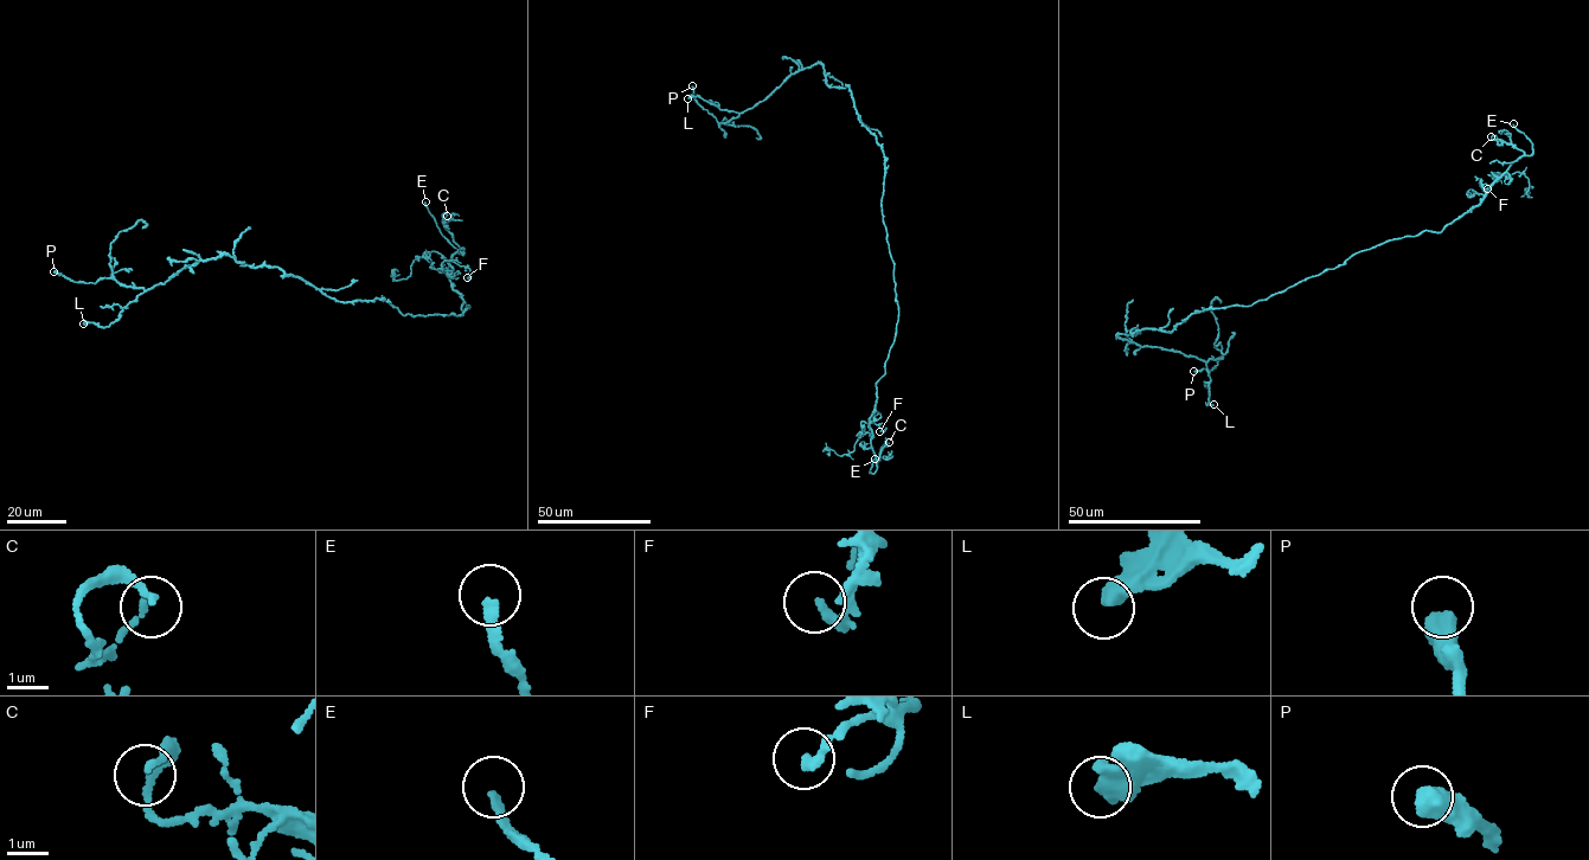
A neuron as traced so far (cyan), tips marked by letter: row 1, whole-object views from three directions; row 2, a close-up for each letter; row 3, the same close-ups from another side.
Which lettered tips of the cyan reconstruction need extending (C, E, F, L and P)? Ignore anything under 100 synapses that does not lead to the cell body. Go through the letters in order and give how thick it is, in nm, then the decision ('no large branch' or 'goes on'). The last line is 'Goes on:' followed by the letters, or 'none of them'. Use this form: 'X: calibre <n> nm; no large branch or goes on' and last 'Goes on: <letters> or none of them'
C: calibre 140 nm; no large branch
E: calibre 200 nm; goes on
F: calibre 180 nm; no large branch
L: calibre 480 nm; no large branch
P: calibre 550 nm; no large branch
Goes on: E

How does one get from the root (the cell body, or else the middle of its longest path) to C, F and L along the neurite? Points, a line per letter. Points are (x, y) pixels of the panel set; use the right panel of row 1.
C: (1221, 308), (1268, 299), (1389, 241), (1442, 230), (1480, 203), (1493, 181), (1524, 155), (1491, 136)
F: (1221, 308), (1268, 299), (1389, 241), (1439, 232), (1480, 203), (1486, 192), (1480, 179), (1487, 188)
L: (1221, 308), (1192, 313), (1168, 333), (1117, 335), (1203, 360), (1213, 404)

